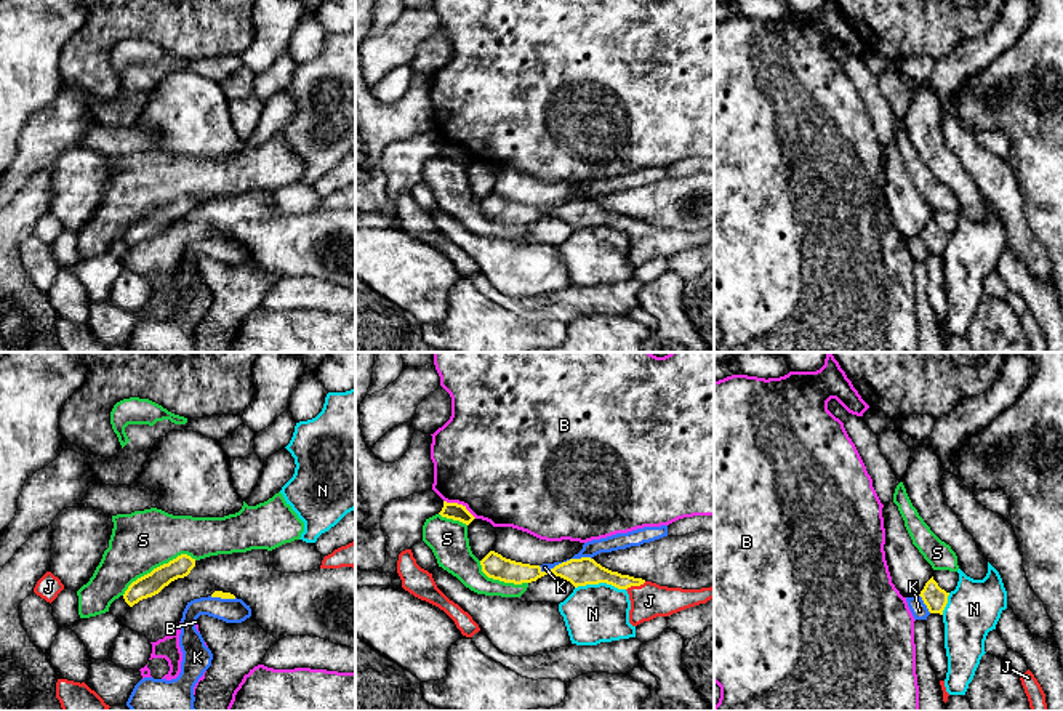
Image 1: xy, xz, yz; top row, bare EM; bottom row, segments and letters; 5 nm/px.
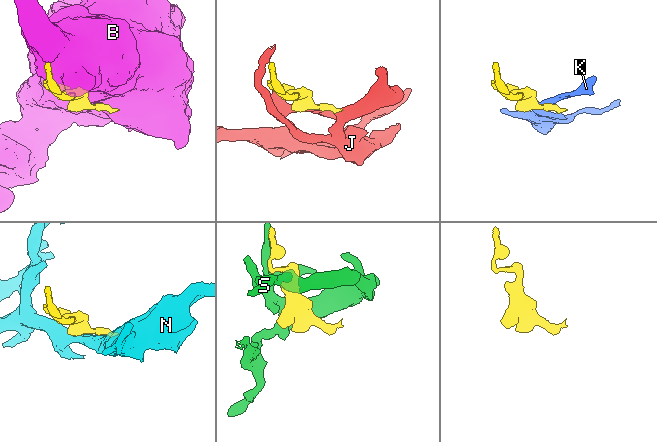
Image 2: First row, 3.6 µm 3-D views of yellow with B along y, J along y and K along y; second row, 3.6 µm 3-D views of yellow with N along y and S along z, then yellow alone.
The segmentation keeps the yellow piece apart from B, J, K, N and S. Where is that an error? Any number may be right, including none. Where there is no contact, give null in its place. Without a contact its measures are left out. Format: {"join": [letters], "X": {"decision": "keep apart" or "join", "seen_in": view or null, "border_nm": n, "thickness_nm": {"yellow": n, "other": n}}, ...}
{"join": ["J"], "B": {"decision": "keep apart", "seen_in": "xz", "border_nm": 190, "thickness_nm": {"yellow": 90, "other": 480}}, "J": {"decision": "join", "seen_in": "xz", "border_nm": 110, "thickness_nm": {"yellow": 130, "other": 180}}, "K": {"decision": "keep apart", "seen_in": "yz", "border_nm": 110, "thickness_nm": {"yellow": 120, "other": 90}}, "N": {"decision": "keep apart", "seen_in": "xz", "border_nm": 260, "thickness_nm": {"yellow": 140, "other": 300}}, "S": {"decision": "keep apart", "seen_in": "xy", "border_nm": 420, "thickness_nm": {"yellow": 120, "other": 300}}}

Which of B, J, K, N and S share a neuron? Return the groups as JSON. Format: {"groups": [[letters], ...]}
{"groups": [["B"], ["J"], ["K"], ["N"], ["S"]]}

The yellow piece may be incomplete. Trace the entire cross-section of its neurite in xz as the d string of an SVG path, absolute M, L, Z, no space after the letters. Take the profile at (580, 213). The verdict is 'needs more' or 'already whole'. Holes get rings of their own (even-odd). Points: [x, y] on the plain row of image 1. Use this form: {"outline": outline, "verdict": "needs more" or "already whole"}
{"outline": "M490 192L480 202L480 207L488 219L514 226L532 224L544 216L556 216L570 223L575 229L607 224L618 231L626 231L631 242L629 264L632 267L656 258L669 258L714 240L714 227L701 231L660 227L642 219L612 213L591 199L570 200L543 213L540 207L515 203Z", "verdict": "needs more"}

